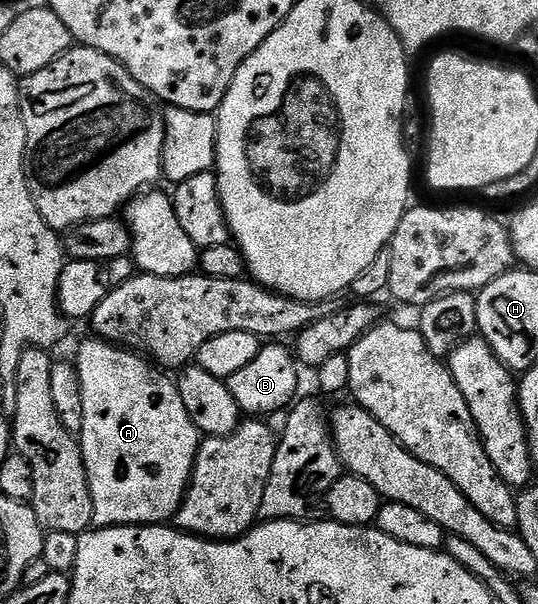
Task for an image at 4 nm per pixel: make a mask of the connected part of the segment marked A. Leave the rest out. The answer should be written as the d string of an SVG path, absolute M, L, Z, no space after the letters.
M89 337L89 340L77 351L75 366L81 382L83 397L83 429L79 436L87 481L91 489L93 502L93 527L128 527L130 525L165 525L176 516L185 500L185 490L189 487L189 478L193 476L193 466L197 460L197 451L203 442L203 436L187 413L187 405L183 405L183 397L179 397L179 389L172 378L168 379L164 370L158 369L148 358L142 357L128 349L122 349L104 339Z

